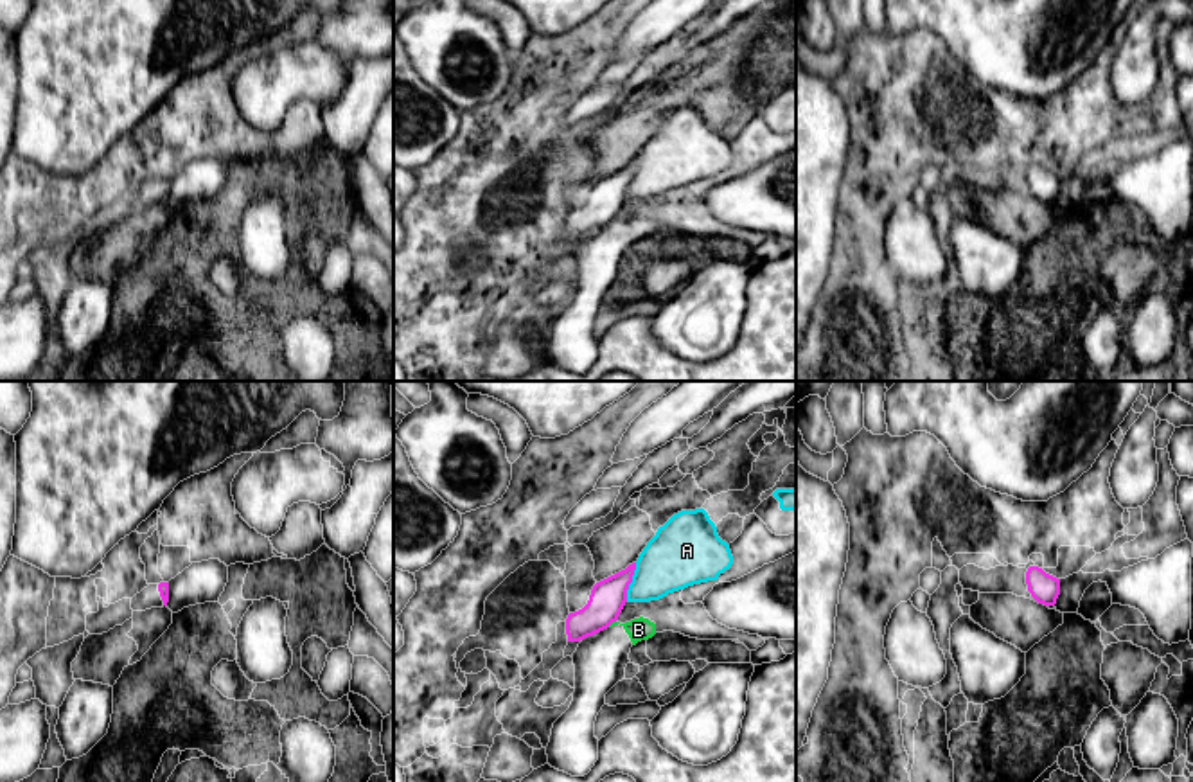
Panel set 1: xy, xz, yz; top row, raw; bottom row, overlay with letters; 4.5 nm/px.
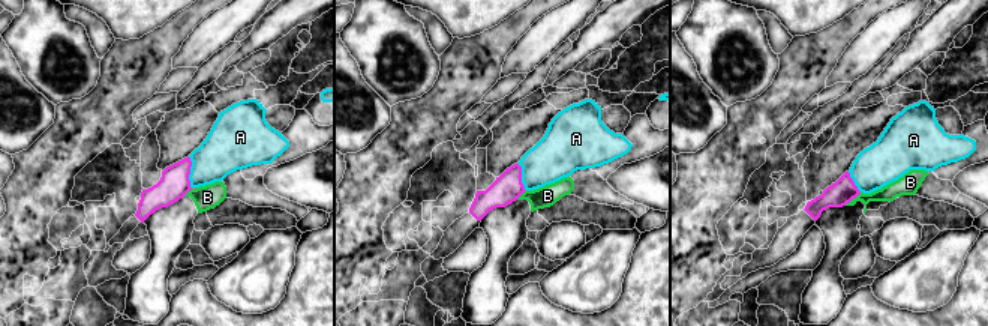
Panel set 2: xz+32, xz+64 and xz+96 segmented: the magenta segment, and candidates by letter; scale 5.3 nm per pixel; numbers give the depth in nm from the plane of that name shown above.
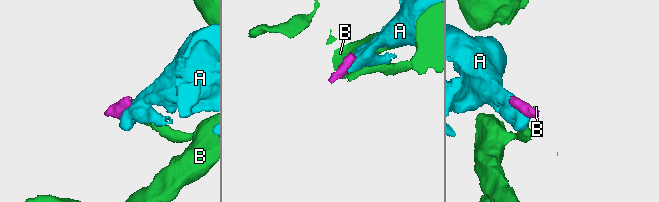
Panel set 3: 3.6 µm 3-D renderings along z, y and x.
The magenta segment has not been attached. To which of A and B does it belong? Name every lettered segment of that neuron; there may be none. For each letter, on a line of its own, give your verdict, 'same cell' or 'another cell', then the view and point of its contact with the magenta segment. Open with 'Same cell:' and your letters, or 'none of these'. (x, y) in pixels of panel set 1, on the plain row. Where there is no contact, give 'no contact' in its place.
Same cell: none of these
A: another cell | xz (631, 178)
B: another cell | xz (611, 220)

